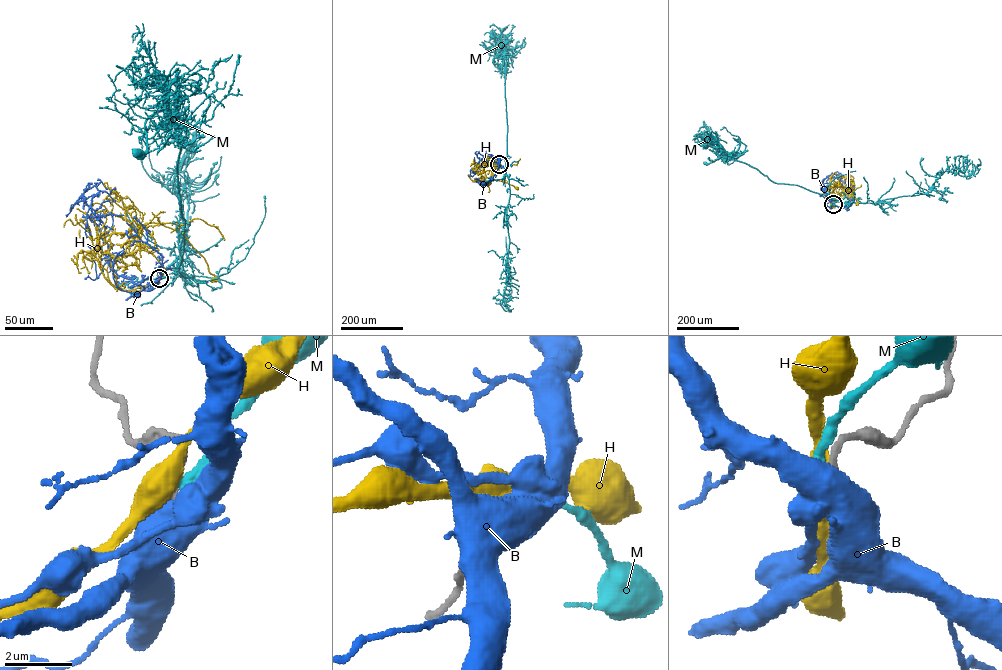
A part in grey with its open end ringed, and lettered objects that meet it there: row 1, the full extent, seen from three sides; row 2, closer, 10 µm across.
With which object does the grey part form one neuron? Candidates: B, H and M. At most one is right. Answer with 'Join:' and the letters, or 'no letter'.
Join: no letter

